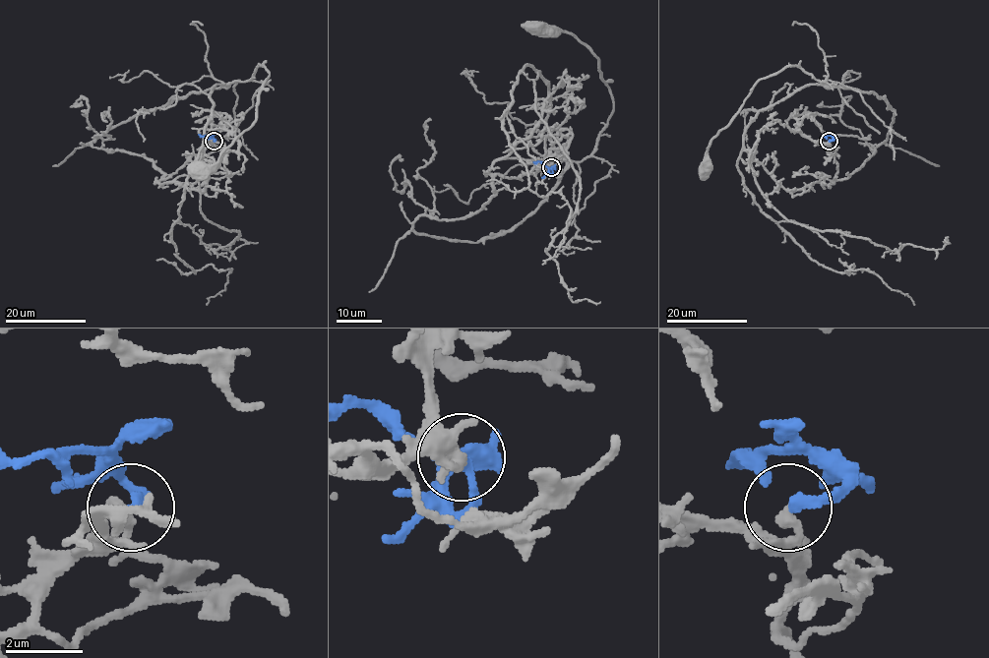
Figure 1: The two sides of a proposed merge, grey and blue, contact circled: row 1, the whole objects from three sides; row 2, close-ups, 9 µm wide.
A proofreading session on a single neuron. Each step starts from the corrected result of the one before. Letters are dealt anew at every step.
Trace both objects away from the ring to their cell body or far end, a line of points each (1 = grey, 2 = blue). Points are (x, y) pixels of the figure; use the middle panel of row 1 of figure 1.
1: (550, 167), (497, 174), (480, 209), (413, 229), (513, 230), (593, 150), (613, 110), (599, 60), (537, 29)
2: (550, 167), (550, 174), (546, 166), (533, 162)

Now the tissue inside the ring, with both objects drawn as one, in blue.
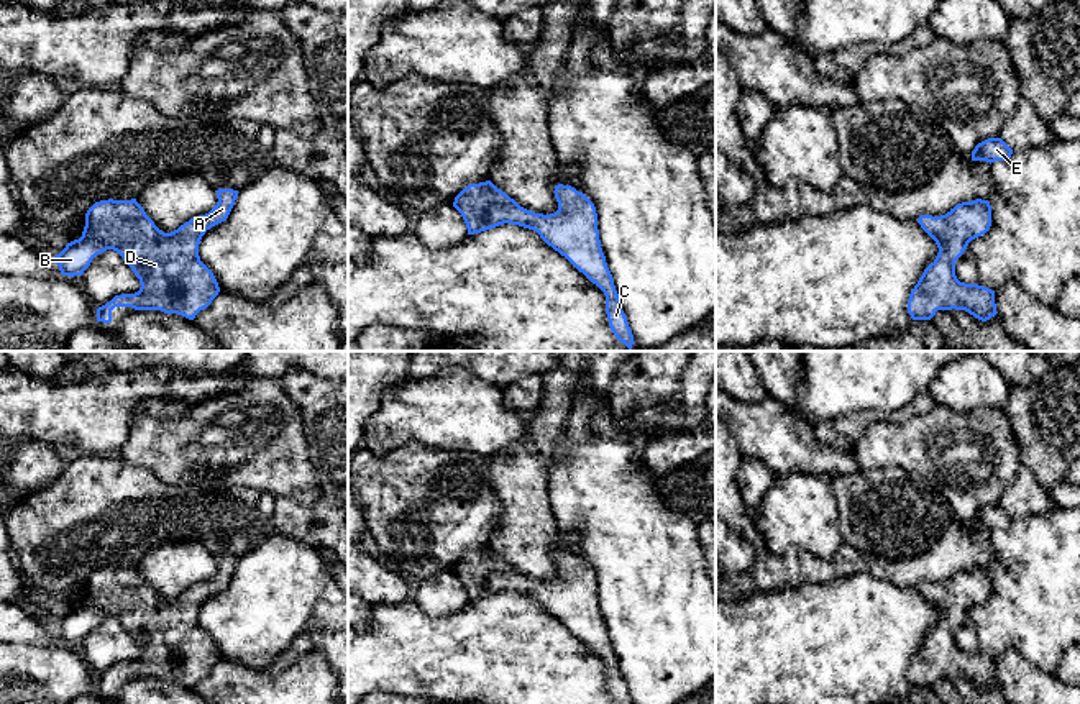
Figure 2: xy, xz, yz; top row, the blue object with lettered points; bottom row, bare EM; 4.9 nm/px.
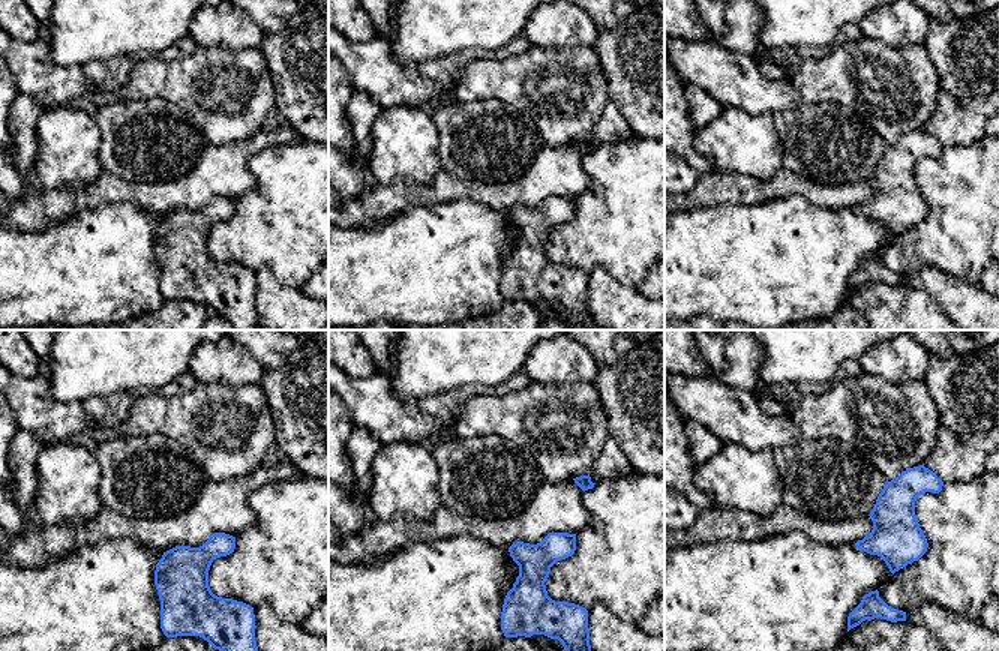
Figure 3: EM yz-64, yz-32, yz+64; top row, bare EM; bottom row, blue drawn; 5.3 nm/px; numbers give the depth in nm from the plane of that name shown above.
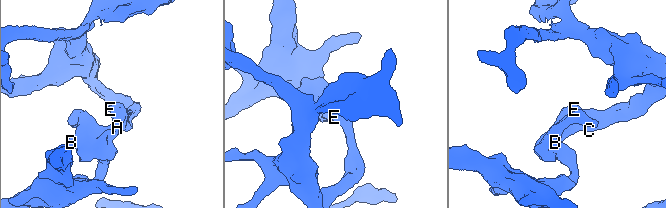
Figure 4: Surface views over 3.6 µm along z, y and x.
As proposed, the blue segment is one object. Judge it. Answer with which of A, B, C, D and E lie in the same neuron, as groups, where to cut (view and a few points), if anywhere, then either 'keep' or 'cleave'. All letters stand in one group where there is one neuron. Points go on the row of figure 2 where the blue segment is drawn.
groups A B C D E; cut none; keep

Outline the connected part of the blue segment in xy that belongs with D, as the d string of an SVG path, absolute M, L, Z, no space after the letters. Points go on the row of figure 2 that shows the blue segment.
M218 189L215 192L218 202L208 213L190 218L171 233L161 231L136 199L100 200L87 210L82 236L67 243L66 248L54 256L61 274L71 277L82 276L97 254L113 249L131 267L141 284L138 292L115 295L110 302L98 307L97 322L110 323L115 307L161 310L194 320L200 310L212 304L220 287L213 272L200 261L199 245L207 230L228 218L238 197L238 190L233 189Z

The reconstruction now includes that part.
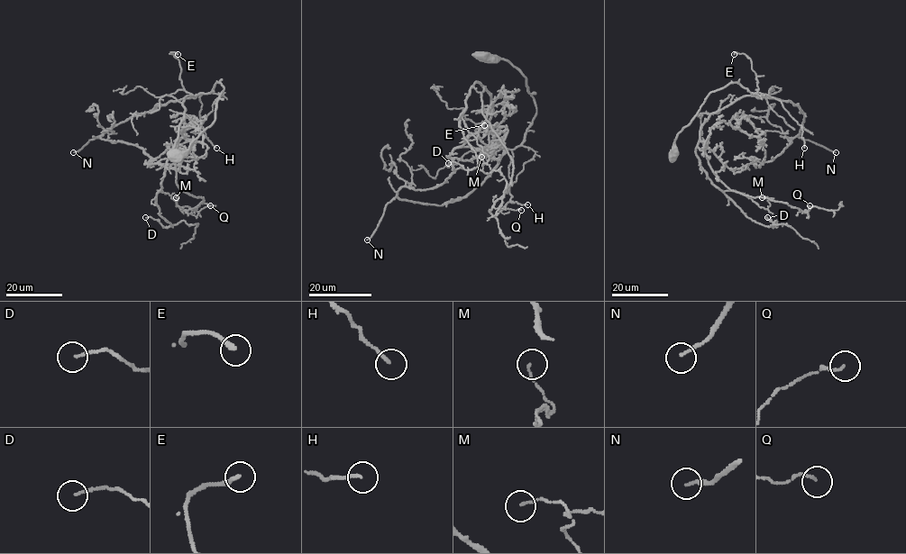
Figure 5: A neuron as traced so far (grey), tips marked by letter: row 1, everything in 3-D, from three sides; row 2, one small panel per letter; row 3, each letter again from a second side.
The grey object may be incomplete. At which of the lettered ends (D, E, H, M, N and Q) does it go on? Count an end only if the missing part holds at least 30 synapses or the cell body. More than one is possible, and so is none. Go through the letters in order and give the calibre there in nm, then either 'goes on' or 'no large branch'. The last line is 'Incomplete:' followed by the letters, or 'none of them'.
D: calibre 120 nm; no large branch
E: calibre 220 nm; no large branch
H: calibre 140 nm; no large branch
M: calibre 120 nm; no large branch
N: calibre 150 nm; goes on
Q: calibre 100 nm; no large branch
Incomplete: N

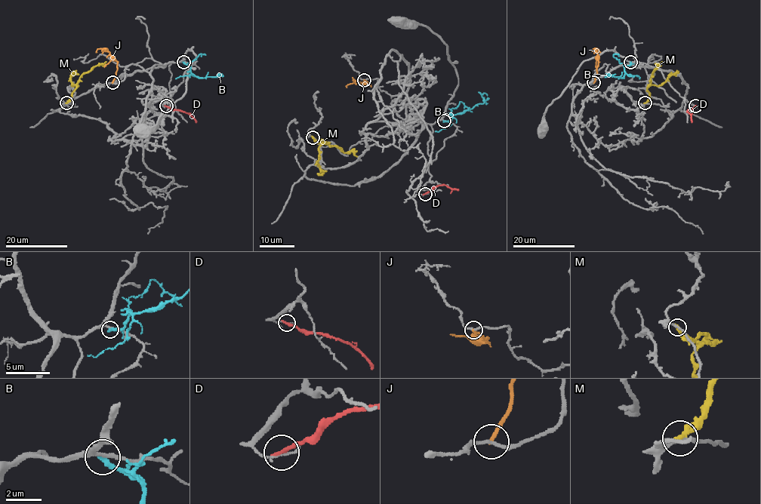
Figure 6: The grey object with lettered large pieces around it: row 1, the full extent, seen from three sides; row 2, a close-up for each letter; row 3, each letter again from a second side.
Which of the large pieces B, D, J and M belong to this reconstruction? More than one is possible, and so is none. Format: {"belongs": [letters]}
{"belongs": []}

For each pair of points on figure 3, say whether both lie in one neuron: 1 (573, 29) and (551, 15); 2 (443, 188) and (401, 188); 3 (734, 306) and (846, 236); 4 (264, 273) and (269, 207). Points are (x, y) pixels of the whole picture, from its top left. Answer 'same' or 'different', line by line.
1: same
2: same
3: same
4: different

